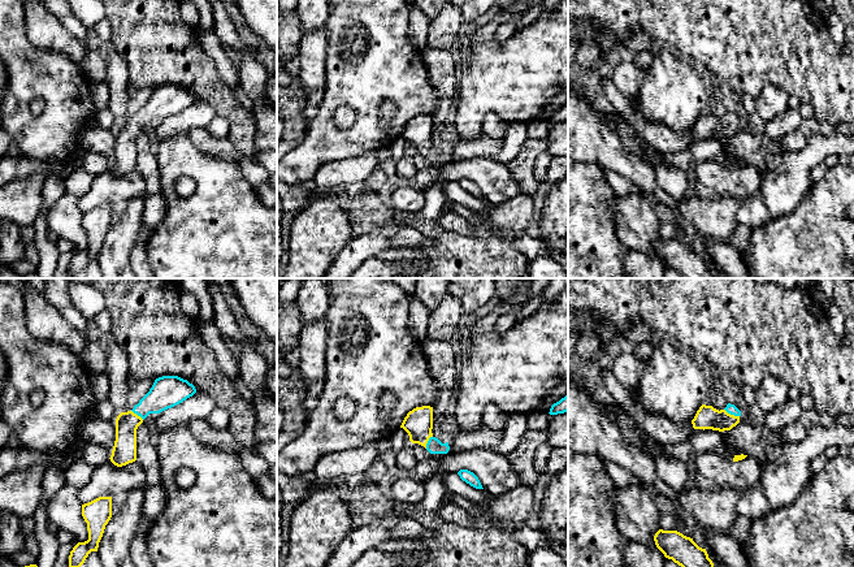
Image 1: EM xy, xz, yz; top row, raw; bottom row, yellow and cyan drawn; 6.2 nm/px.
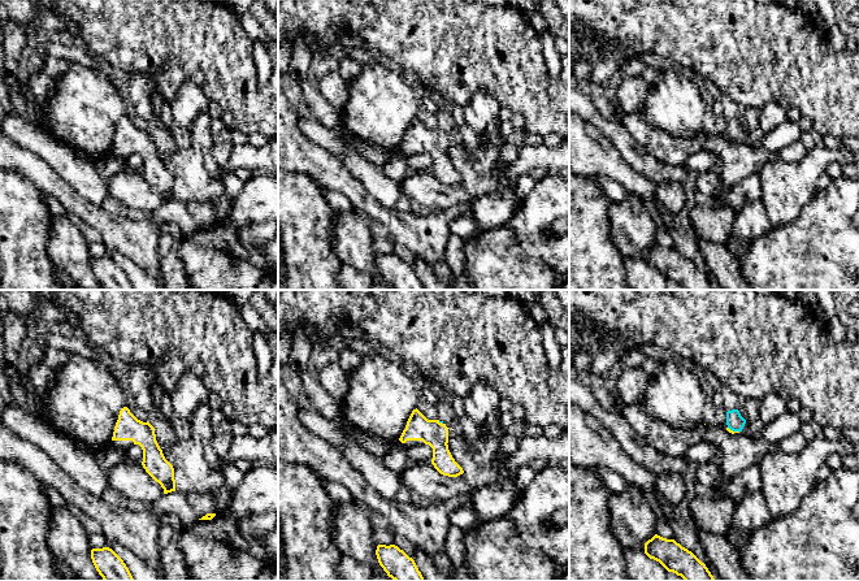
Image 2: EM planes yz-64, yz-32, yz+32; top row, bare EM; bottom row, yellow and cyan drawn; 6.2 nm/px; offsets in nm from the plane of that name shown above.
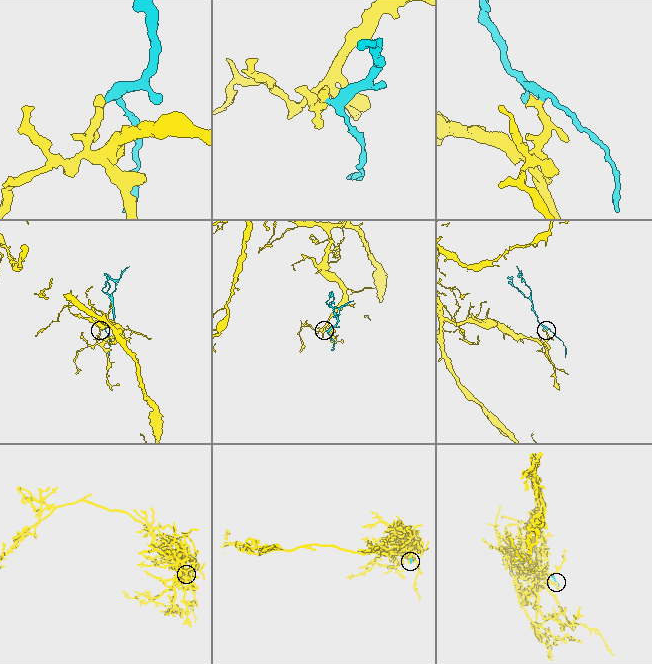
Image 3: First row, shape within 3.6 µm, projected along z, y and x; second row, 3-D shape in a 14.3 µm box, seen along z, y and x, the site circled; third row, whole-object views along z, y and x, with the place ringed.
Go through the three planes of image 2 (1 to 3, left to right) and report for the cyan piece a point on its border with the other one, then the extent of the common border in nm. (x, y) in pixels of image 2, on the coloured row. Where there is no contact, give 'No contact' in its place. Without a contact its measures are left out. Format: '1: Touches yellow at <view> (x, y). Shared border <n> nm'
1: No contact
2: Touches yellow at yz-32 (441, 423). Shared border 40 nm
3: Touches yellow at yz+32 (732, 430). Shared border 80 nm

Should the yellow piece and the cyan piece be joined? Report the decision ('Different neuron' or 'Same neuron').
Same neuron

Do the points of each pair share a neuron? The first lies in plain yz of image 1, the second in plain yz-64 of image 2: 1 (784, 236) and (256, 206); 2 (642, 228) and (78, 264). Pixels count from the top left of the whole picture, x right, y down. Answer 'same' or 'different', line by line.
1: same
2: same

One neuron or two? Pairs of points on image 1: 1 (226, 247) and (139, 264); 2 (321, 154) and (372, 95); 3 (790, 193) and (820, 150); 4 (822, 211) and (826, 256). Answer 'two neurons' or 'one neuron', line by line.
1: two neurons
2: one neuron
3: one neuron
4: one neuron

